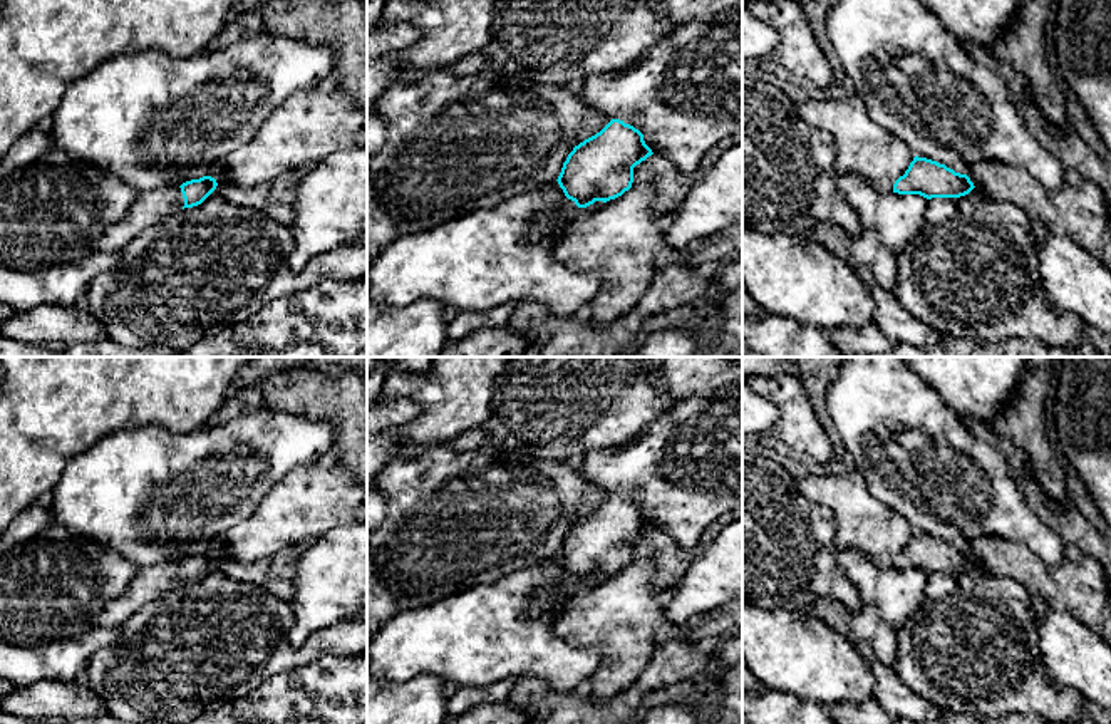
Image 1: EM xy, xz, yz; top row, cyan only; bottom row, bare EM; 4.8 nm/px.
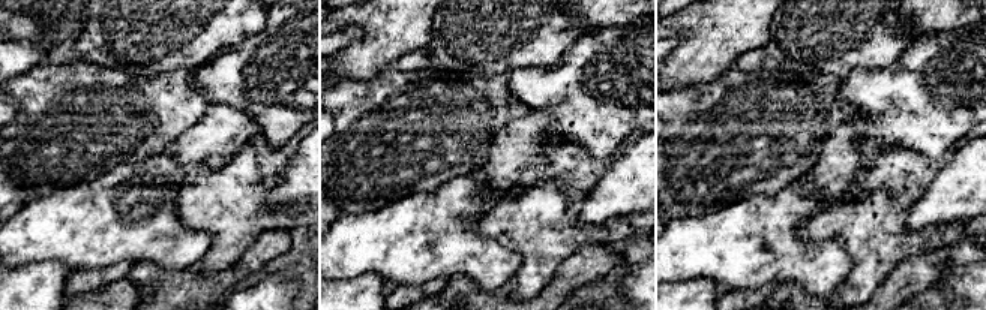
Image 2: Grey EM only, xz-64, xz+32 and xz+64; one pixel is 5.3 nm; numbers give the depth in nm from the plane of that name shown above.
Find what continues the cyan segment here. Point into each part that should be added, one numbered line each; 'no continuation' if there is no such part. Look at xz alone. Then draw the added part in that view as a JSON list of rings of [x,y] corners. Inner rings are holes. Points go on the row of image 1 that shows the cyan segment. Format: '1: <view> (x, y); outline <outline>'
no continuation

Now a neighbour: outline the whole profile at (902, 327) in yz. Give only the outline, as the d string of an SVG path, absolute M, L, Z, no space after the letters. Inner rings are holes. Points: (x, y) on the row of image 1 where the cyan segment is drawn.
M868 266L855 268L861 285L873 298L873 323L893 342L910 344L913 347L928 347L943 337L933 327L912 315L893 295L885 290Z

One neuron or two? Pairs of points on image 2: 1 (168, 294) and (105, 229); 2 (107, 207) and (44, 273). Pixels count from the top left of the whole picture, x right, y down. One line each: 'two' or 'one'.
1: two
2: two

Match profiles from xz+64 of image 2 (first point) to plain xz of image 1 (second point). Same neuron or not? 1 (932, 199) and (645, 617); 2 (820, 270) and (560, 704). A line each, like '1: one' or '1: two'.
1: two
2: two

